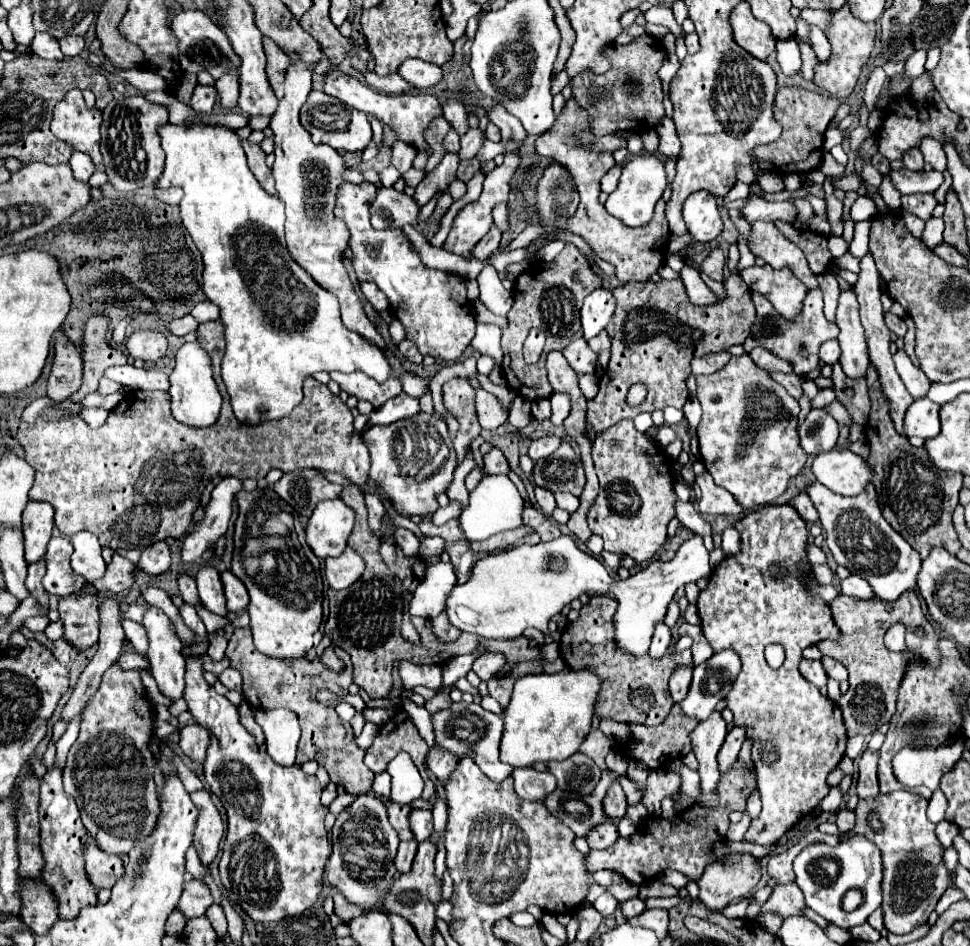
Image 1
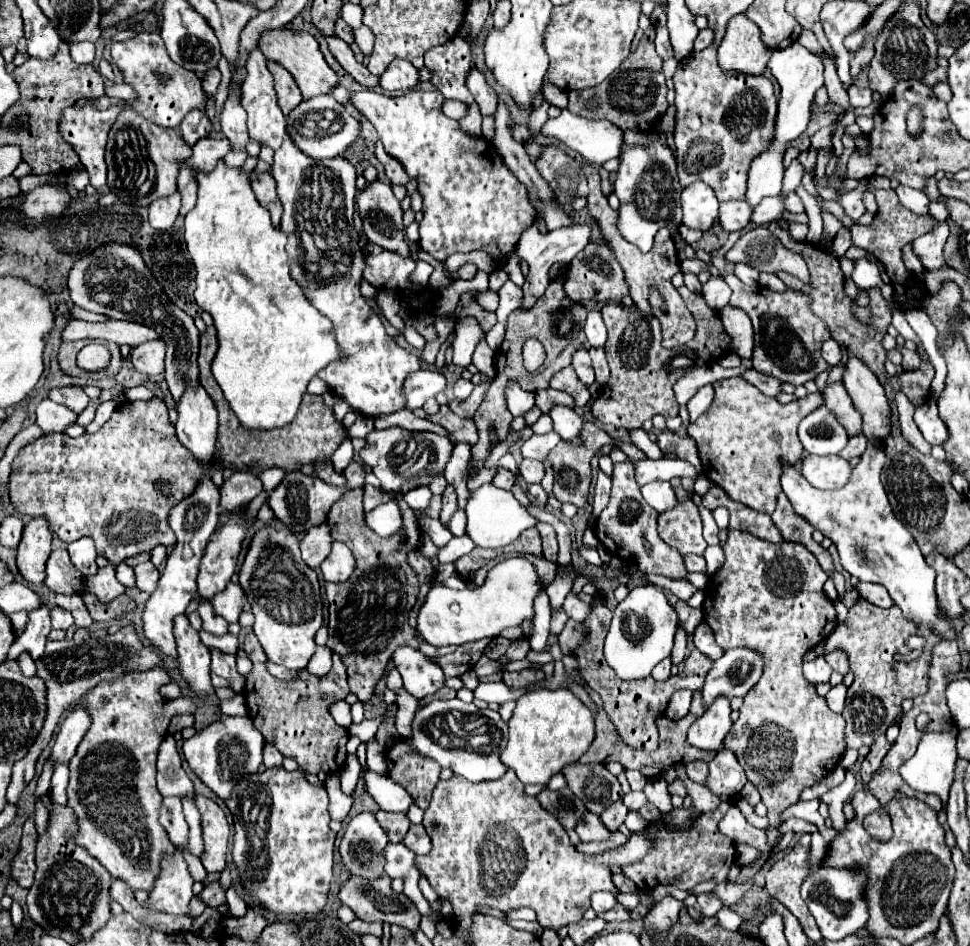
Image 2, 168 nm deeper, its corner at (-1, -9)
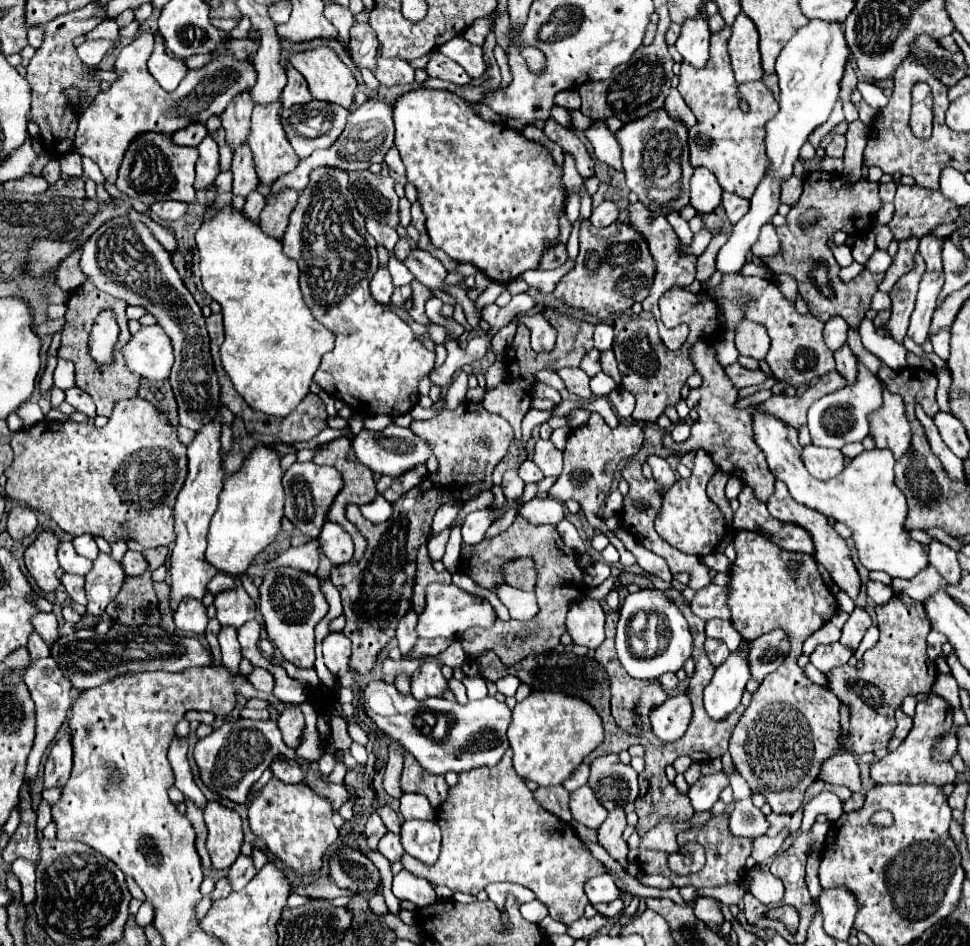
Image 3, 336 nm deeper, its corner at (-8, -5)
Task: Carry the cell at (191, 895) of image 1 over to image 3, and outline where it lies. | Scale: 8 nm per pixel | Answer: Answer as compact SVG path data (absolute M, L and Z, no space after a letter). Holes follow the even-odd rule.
M241 853L237 857L237 861L231 865L227 877L229 877L231 885L233 885L233 891L241 891L255 875L257 875L257 871L253 867L253 857Z

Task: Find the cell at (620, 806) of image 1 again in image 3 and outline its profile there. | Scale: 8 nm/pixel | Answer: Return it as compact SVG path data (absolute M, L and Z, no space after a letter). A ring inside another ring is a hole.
M623 809L609 811L609 817L597 829L597 841L627 871L627 863L629 863L627 861L627 841L623 841L623 837L621 837L625 825L627 825L627 821L625 821Z

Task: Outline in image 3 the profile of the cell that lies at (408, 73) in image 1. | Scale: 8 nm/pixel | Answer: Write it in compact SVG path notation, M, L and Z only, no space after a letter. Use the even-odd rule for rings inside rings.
M379 57L377 59L377 73L375 77L379 79L381 85L405 85L405 83L413 83L413 67L405 61L405 59L385 59Z

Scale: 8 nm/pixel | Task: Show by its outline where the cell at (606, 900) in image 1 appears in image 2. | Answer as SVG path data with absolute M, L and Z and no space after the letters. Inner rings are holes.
M602 891L602 893L594 893L594 897L592 897L592 909L594 909L598 915L610 911L616 903L618 903L616 897L614 897L612 893L606 893L606 891Z

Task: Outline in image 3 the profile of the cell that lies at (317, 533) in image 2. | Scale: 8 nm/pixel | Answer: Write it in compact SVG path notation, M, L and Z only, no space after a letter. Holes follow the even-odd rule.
M317 539L299 545L299 547L289 547L285 553L281 553L277 557L277 561L273 563L265 563L261 565L263 569L277 569L277 567L291 567L291 569L299 569L303 573L315 575L317 565L319 565L319 549L317 549Z

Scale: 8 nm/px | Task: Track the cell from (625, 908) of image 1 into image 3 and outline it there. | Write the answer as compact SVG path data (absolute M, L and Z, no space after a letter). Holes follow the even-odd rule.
M615 899L615 901L611 901L611 903L597 903L597 905L593 905L593 907L595 907L597 913L601 913L601 915L605 915L605 917L615 917L615 915L621 913L623 901L621 901L621 899Z

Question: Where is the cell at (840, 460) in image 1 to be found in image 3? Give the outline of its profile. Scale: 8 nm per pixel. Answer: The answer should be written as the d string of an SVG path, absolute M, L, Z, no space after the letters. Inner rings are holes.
M807 445L801 451L801 461L805 469L819 481L833 479L843 471L843 453L837 449Z

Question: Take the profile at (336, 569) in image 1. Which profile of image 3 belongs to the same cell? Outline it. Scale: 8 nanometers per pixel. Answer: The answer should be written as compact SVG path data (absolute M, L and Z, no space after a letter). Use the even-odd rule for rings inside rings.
M325 521L321 535L317 537L323 553L331 559L333 565L343 565L349 563L353 557L353 539L351 535L333 521Z

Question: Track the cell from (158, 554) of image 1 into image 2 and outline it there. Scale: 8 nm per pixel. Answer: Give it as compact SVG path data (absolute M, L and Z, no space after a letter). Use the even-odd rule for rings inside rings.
M146 561L146 563L140 563L138 567L134 567L134 573L136 573L136 585L140 591L146 591L146 593L152 593L156 589L156 583L160 579L160 573L158 569L154 567L152 561Z

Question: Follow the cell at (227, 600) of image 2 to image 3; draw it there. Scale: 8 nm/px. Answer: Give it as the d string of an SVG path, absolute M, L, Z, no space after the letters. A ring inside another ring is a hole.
M237 581L235 589L227 589L217 593L215 597L215 609L217 609L217 619L223 627L241 627L243 623L255 619L257 605L255 601L247 595L243 585Z

